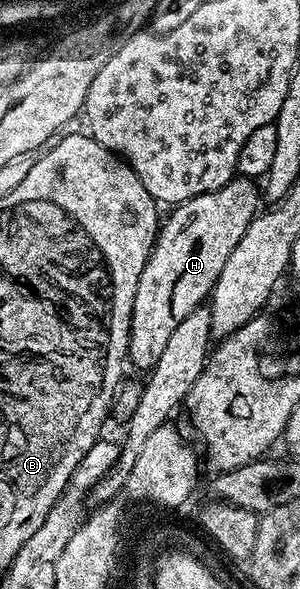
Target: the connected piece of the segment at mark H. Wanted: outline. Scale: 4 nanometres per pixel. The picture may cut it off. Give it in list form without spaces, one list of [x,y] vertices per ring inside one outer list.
[[[236,177],[230,179],[225,185],[221,185],[221,189],[213,189],[209,193],[201,193],[197,197],[193,197],[189,201],[178,204],[174,208],[175,211],[171,216],[164,218],[161,223],[161,230],[155,236],[155,244],[151,250],[149,261],[145,265],[145,269],[141,273],[141,281],[137,281],[137,297],[133,297],[133,313],[131,314],[131,336],[127,342],[127,359],[136,367],[137,370],[143,371],[142,373],[150,372],[153,365],[157,365],[157,357],[161,357],[161,353],[165,350],[165,344],[169,341],[169,336],[173,333],[173,329],[177,329],[177,325],[181,325],[181,321],[185,321],[185,317],[189,317],[189,313],[193,313],[193,309],[204,306],[205,300],[210,296],[211,291],[214,289],[215,282],[218,279],[218,274],[225,266],[225,261],[229,258],[229,253],[232,253],[236,248],[237,243],[245,235],[246,229],[249,228],[251,222],[254,221],[257,212],[260,210],[259,195],[261,199],[261,191],[259,191],[254,182],[250,179]]]

